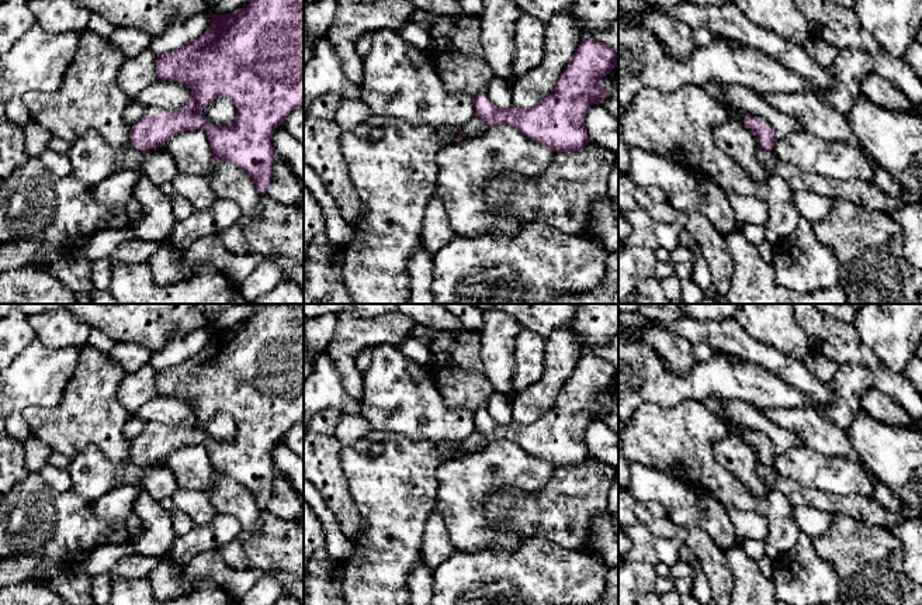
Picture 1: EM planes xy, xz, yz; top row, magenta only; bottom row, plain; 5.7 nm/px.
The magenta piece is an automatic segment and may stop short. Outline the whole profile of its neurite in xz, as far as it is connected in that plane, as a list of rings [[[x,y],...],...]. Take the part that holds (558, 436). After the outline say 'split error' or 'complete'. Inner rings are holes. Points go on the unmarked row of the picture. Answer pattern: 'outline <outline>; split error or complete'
outline [[[583,353],[552,408],[537,421],[499,424],[481,408],[472,412],[475,431],[488,442],[513,442],[554,467],[578,467],[590,456],[585,445],[587,424],[607,414],[600,394],[617,380],[617,370],[609,360]]]; complete

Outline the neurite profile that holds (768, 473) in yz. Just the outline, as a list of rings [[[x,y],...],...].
[[[759,463],[758,474],[760,476],[760,478],[763,480],[763,483],[766,485],[769,485],[770,488],[773,487],[774,480],[777,477],[777,473],[773,466],[765,466],[765,464]]]

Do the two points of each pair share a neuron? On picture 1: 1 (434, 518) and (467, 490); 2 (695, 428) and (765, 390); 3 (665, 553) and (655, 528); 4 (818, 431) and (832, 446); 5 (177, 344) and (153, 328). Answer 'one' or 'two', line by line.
1: two
2: two
3: two
4: one
5: two

